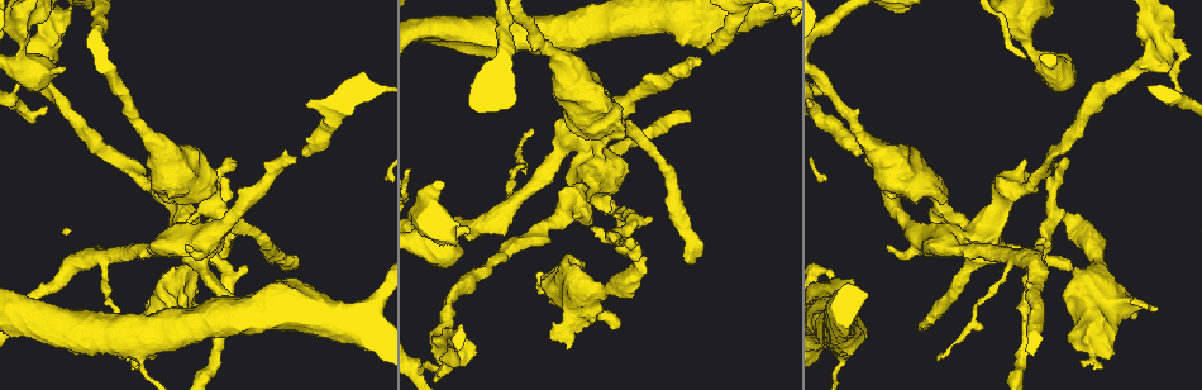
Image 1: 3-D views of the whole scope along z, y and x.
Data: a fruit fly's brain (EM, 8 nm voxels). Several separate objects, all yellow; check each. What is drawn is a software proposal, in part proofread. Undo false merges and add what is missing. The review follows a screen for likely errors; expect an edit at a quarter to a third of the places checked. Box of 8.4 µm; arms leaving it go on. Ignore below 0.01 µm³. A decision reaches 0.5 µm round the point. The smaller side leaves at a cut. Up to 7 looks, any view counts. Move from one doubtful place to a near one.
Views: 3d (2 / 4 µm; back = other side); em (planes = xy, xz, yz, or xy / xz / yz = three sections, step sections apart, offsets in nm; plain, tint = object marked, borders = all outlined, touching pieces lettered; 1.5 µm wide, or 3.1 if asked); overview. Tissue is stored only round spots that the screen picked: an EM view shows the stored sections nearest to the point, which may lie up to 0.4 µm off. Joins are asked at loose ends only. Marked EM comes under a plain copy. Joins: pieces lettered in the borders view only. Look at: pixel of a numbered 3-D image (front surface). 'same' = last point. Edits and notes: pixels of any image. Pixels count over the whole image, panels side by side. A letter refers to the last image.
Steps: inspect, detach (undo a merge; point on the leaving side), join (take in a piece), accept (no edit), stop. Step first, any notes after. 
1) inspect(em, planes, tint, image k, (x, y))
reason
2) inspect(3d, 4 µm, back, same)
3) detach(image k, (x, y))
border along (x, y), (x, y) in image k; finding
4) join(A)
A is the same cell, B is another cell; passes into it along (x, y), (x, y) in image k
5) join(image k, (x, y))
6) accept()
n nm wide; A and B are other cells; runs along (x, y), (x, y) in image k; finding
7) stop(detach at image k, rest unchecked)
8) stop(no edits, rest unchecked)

inspect(em, planes, borders, image 1, (693, 262))

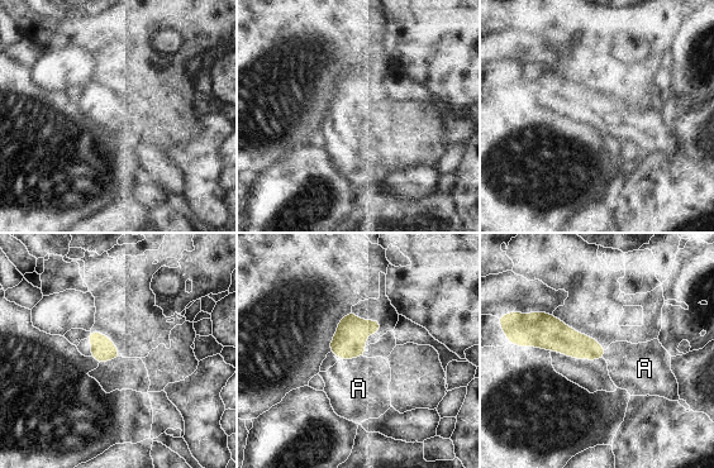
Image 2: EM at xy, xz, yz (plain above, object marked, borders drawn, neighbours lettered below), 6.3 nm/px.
join(A)
150 nm wide; A is the same cell; the cell continues

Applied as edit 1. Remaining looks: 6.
inspect(overview)

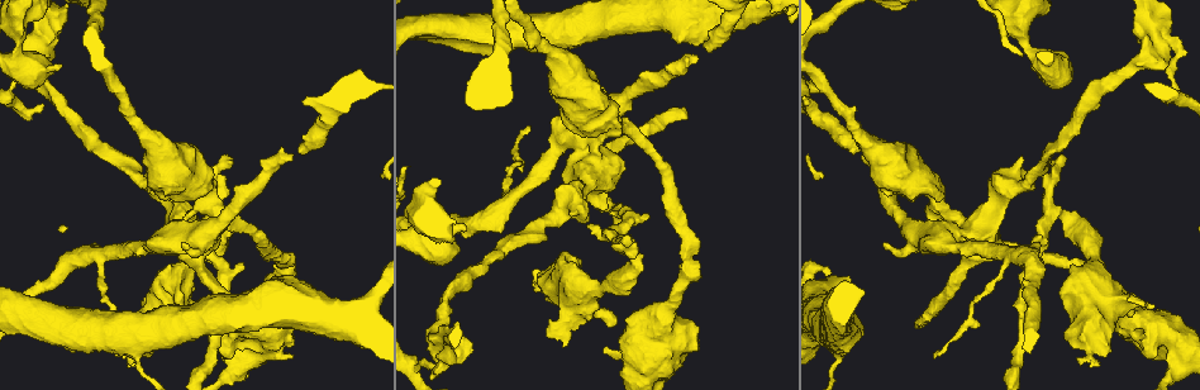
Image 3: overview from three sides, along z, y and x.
inspect(em, xy, step 8, borders, image 3, (699, 347))
stops while still wide

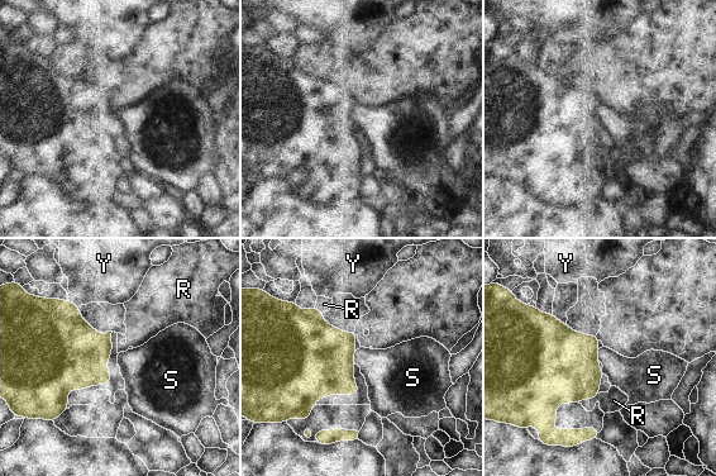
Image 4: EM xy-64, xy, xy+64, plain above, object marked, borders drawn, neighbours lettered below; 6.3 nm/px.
inspect(em, planes, borders, same)

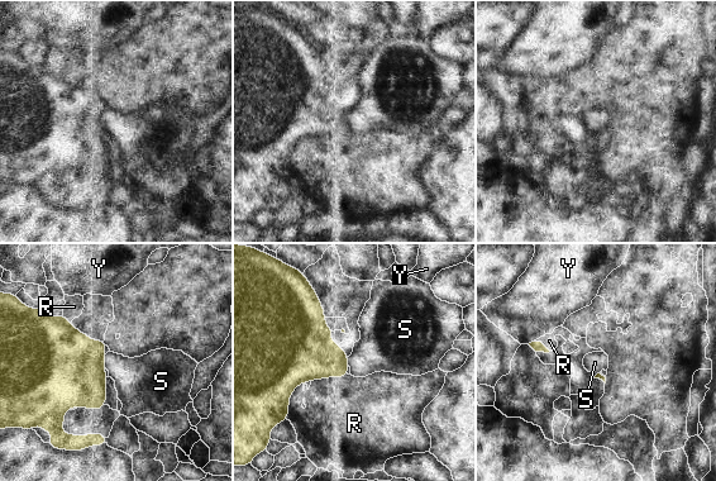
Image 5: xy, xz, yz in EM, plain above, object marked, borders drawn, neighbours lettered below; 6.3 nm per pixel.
accept()
R, S and Y are other cells; border along (106, 353), (104, 367) in image 5; none of them fits

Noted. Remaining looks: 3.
inspect(em, planes, borders, image 3, (1061, 155))
free end

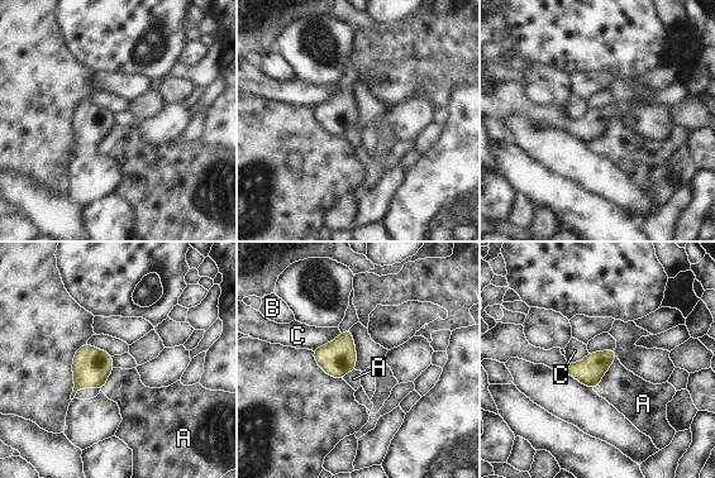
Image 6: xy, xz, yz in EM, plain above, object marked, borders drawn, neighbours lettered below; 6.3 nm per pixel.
accept()
A touches over 260 nm; A, B and C are other cells; border along (341, 333), (328, 343), (311, 350) in image 6; no lettered piece goes on from it

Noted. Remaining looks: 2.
stop(join at image 2, rest unchecked)

